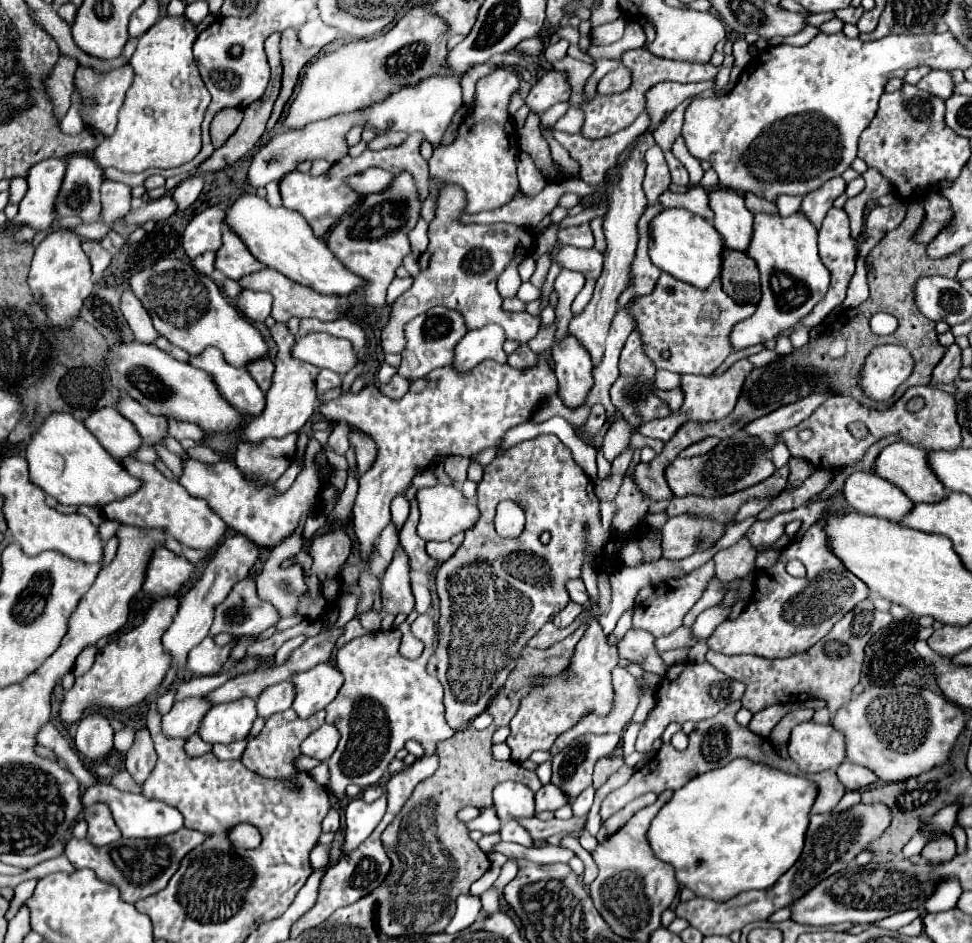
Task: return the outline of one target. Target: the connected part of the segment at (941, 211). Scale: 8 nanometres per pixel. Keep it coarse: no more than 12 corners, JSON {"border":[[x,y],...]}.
{"border":[[939,193],[925,199],[925,219],[915,243],[929,243],[951,219]]}

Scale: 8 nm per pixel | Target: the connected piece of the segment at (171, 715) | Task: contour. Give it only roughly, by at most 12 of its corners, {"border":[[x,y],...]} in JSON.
{"border":[[185,697],[163,715],[167,737],[191,737],[213,703]]}

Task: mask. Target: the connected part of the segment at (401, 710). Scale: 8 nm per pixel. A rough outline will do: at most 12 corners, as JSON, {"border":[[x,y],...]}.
{"border":[[399,629],[337,651],[345,683],[325,711],[341,741],[327,761],[339,799],[377,785],[407,739],[455,735],[425,645],[401,657]]}

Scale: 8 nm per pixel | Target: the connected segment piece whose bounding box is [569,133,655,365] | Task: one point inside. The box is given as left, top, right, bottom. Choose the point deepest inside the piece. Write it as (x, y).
(625, 201)

